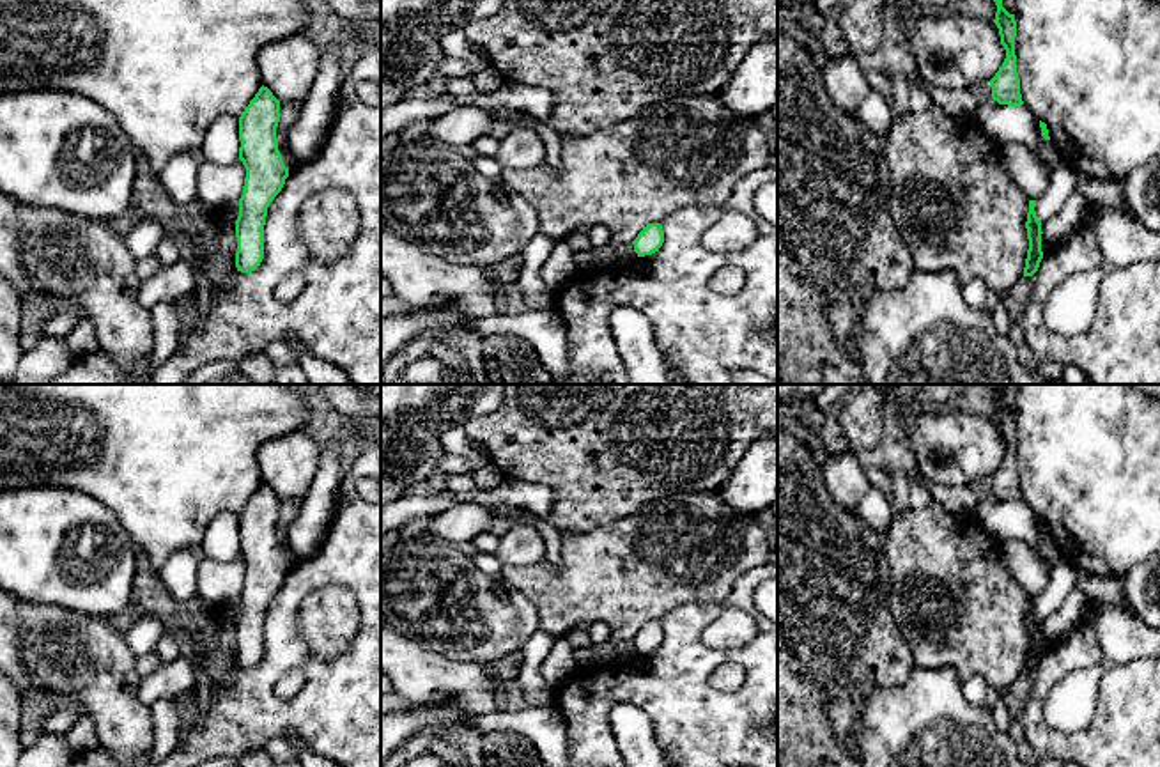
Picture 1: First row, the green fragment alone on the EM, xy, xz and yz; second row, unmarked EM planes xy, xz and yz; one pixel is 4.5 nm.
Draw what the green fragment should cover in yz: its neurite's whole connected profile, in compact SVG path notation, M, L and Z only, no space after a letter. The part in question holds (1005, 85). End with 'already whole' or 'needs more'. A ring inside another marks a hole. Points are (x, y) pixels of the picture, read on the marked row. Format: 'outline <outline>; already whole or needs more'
outline M994 0L997 5L994 23L999 28L1001 44L1006 50L1006 58L995 76L990 80L992 99L999 105L1022 106L1020 94L1020 78L1017 73L1017 55L1015 55L1015 37L1017 37L1017 21L1015 14L1009 14L1002 7L1002 0Z; already whole

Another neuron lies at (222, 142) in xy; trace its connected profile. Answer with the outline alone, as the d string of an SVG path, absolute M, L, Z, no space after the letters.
M221 115L218 117L202 143L202 159L228 165L239 159L239 117Z

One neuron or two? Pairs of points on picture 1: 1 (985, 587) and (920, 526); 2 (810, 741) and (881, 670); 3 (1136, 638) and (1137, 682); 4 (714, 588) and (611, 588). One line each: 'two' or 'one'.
1: one
2: one
3: two
4: one

